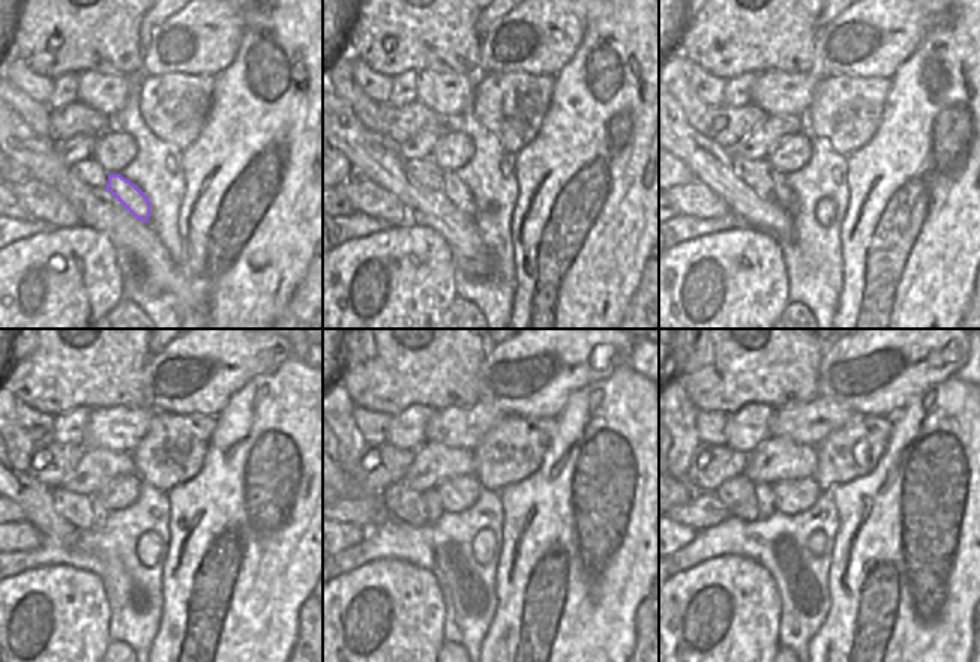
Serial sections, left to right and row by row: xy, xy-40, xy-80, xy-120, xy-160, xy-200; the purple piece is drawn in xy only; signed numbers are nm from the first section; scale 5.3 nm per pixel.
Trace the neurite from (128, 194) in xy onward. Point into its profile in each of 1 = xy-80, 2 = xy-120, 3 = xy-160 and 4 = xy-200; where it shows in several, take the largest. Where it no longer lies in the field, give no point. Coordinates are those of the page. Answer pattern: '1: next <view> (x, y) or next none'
1: next xy-80 (782, 194)
2: next xy-120 (99, 511)
3: next xy-160 (434, 509)
4: next xy-200 (763, 491)

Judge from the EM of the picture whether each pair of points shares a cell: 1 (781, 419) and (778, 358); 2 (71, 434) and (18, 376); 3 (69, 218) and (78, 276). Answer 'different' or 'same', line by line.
1: different
2: different
3: different

